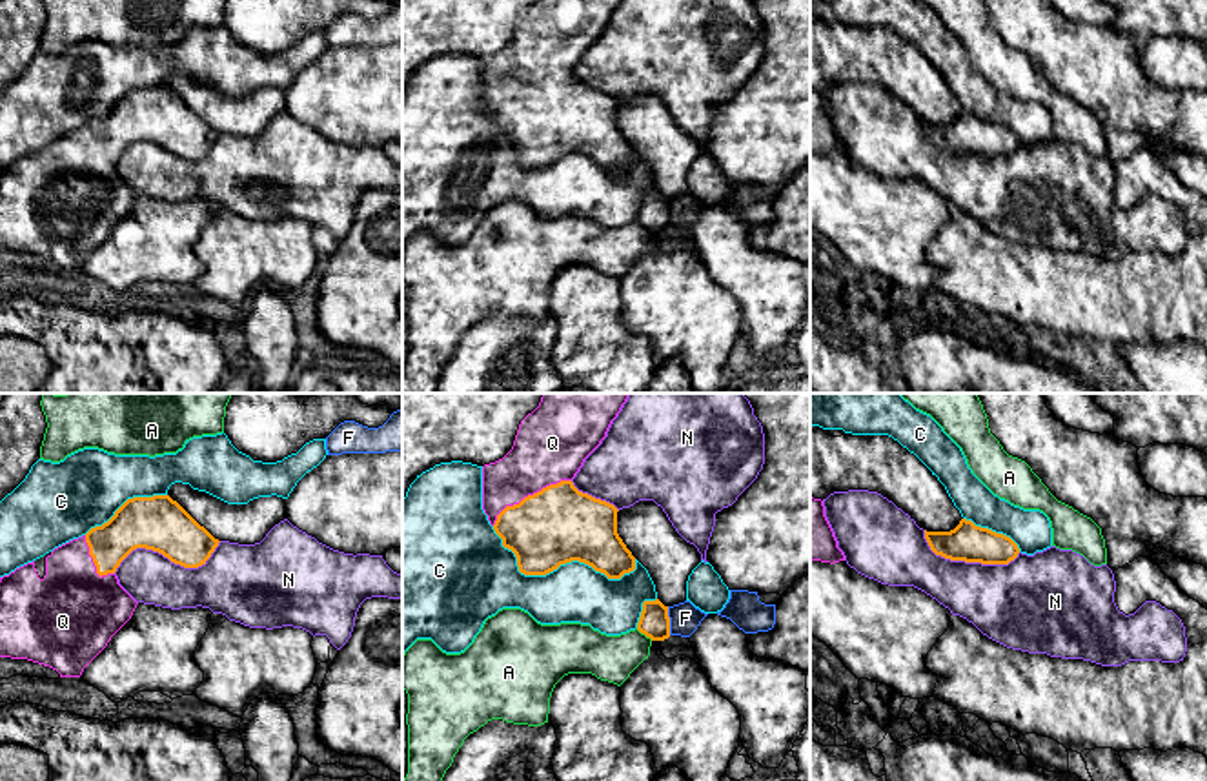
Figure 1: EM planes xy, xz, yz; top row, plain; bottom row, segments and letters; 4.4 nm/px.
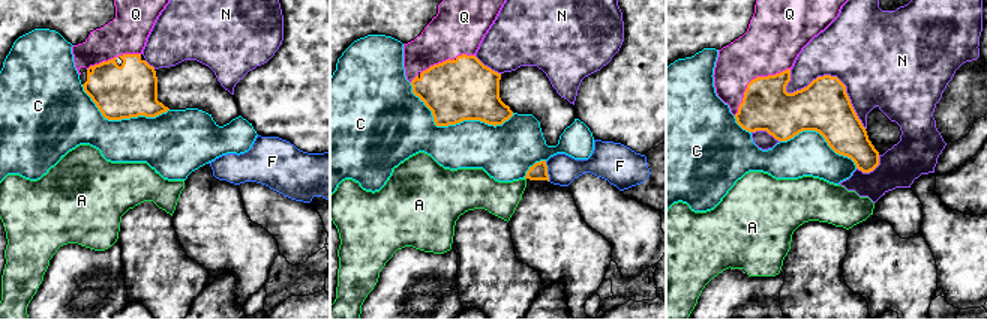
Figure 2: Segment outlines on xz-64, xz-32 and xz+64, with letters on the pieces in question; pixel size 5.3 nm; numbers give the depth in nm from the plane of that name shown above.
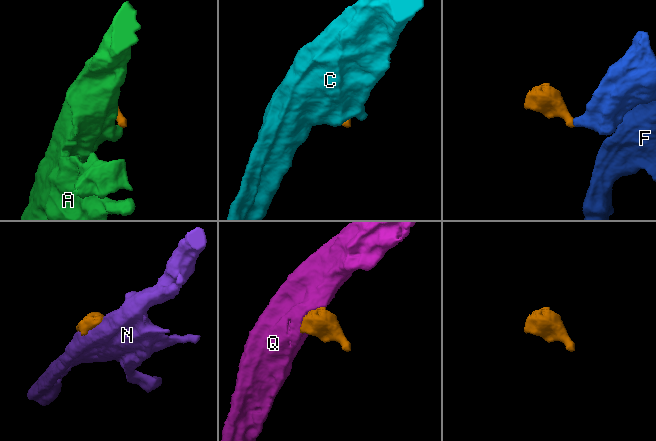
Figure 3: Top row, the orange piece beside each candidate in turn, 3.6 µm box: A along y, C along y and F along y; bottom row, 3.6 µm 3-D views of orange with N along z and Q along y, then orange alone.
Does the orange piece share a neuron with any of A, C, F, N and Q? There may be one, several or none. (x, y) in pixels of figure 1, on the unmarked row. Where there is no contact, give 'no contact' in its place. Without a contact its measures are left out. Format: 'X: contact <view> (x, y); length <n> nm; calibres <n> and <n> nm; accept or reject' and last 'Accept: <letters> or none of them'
A: contact xz (645, 226); length 90 nm; calibres 140 and 200 nm; reject
C: contact xz (556, 161); length 650 nm; calibres 340 and 260 nm; reject
F: contact xz (669, 213); length 130 nm; calibres 140 and 140 nm; reject
N: contact xy (168, 150); length 500 nm; calibres 240 and 240 nm; reject
Q: contact xz (528, 88); length 400 nm; calibres 340 and 320 nm; accept
Accept: Q

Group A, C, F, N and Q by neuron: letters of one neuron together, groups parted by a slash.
A / C / F / N / Q

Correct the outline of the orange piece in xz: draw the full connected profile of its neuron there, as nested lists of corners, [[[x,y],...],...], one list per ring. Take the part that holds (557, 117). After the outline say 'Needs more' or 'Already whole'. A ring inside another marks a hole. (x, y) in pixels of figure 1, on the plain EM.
[[[535,0],[517,22],[512,42],[482,58],[482,102],[502,138],[517,149],[524,167],[546,167],[579,153],[621,171],[635,162],[635,149],[617,126],[617,100],[579,84],[572,71],[601,36],[621,0]]]. Needs more

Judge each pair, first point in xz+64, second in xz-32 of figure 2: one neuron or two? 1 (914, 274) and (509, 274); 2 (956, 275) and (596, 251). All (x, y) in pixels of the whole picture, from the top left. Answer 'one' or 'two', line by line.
1: two
2: two

